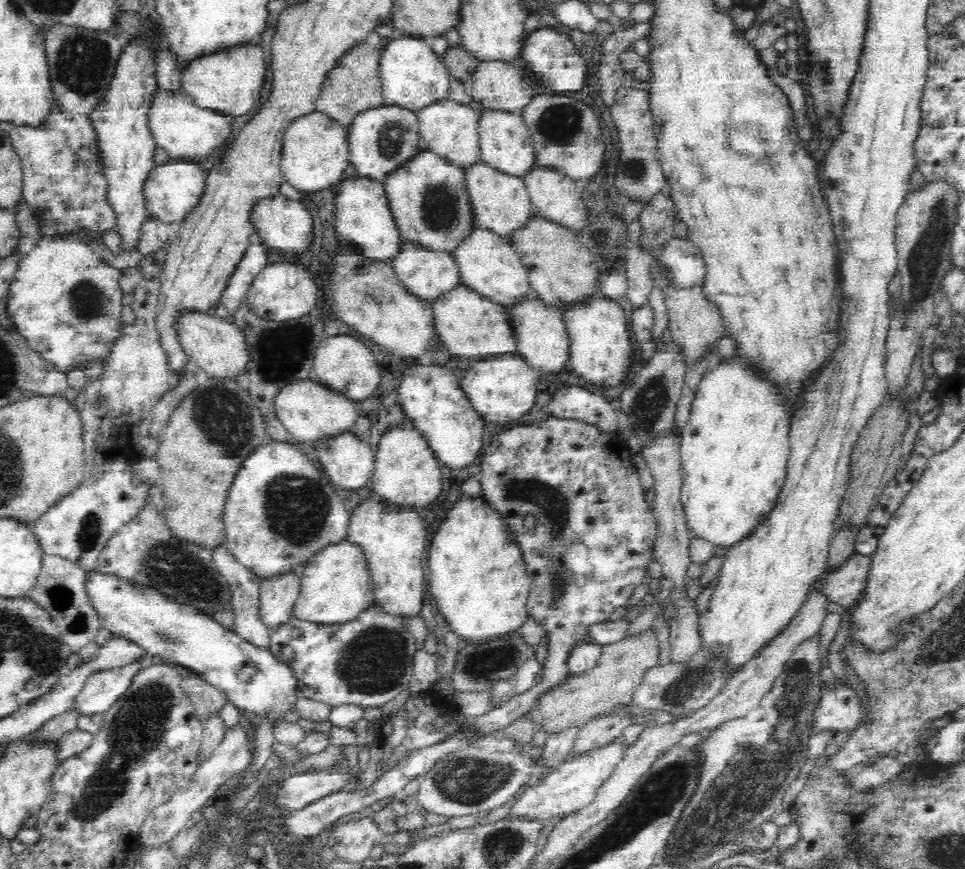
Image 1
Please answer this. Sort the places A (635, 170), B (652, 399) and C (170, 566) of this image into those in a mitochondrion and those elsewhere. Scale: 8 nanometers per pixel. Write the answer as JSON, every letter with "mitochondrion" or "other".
{"A":"mitochondrion","B":"mitochondrion","C":"mitochondrion"}

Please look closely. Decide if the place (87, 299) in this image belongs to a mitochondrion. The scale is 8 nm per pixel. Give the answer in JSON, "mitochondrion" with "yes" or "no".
{"mitochondrion":"yes"}

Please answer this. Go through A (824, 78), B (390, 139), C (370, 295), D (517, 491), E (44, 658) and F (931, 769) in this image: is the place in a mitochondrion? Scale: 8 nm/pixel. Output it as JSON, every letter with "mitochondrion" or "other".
{"A":"mitochondrion","B":"mitochondrion","C":"mitochondrion","D":"mitochondrion","E":"mitochondrion","F":"other"}

